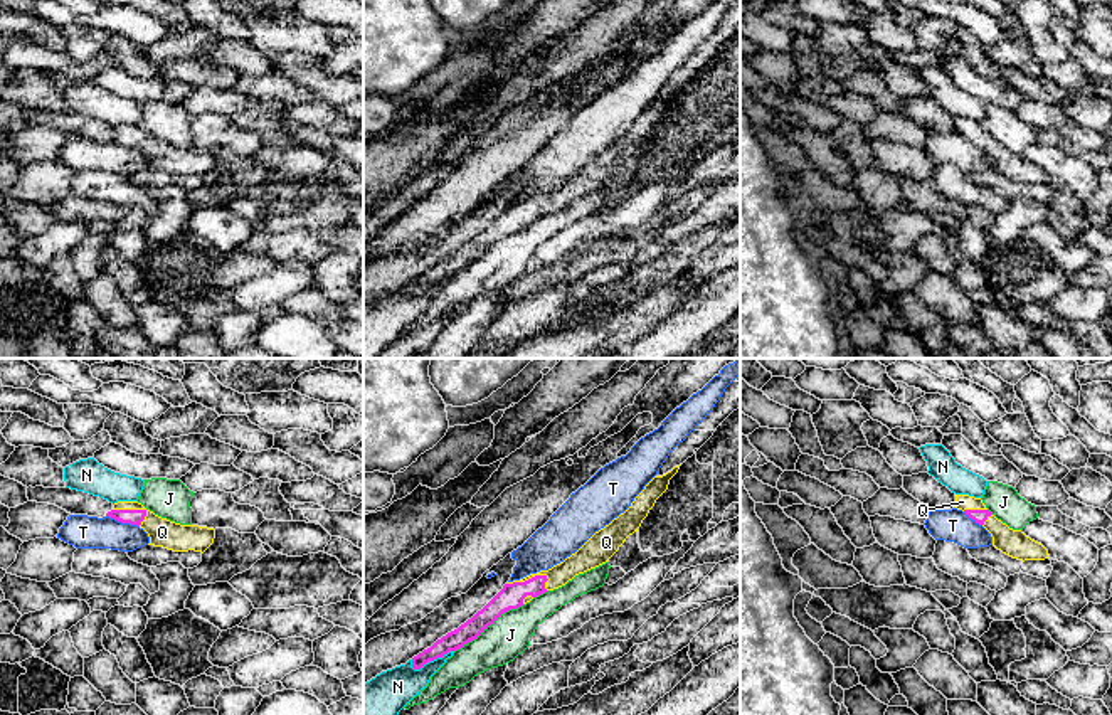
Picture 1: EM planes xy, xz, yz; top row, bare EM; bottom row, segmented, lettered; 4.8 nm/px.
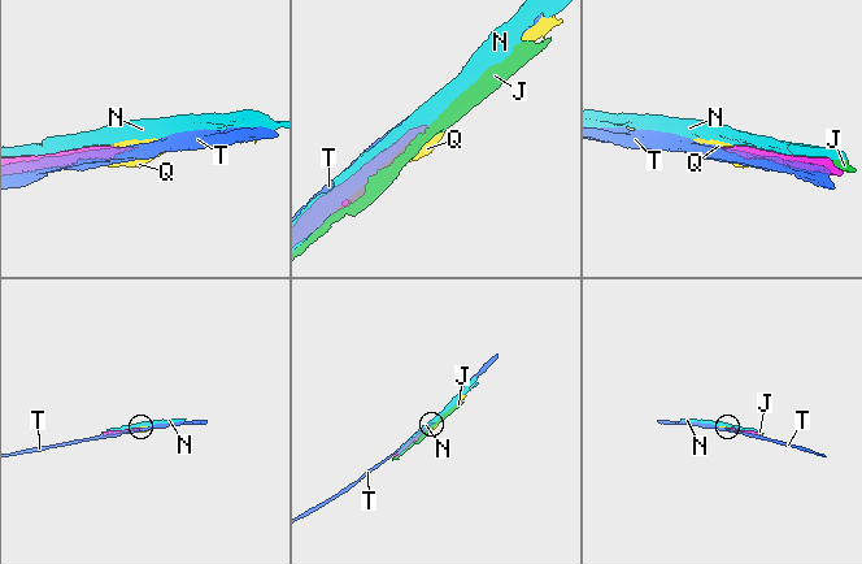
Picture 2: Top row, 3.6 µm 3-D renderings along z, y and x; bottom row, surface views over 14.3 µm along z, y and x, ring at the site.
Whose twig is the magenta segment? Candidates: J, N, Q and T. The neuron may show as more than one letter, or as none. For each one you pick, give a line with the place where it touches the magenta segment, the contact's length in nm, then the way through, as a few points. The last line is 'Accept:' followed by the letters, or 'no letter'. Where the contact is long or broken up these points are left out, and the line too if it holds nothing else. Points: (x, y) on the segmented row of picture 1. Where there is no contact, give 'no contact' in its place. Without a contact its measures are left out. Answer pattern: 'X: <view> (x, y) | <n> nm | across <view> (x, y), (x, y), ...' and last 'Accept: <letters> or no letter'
Q: xz (529, 579) | 200 nm
Accept: Q

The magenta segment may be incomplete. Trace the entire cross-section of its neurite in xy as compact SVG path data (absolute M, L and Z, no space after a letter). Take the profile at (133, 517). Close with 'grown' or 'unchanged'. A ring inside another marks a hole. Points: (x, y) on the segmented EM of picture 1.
M118 501L106 516L143 528L150 543L173 552L205 552L215 538L215 530L199 525L180 525L155 515L138 501Z; grown

